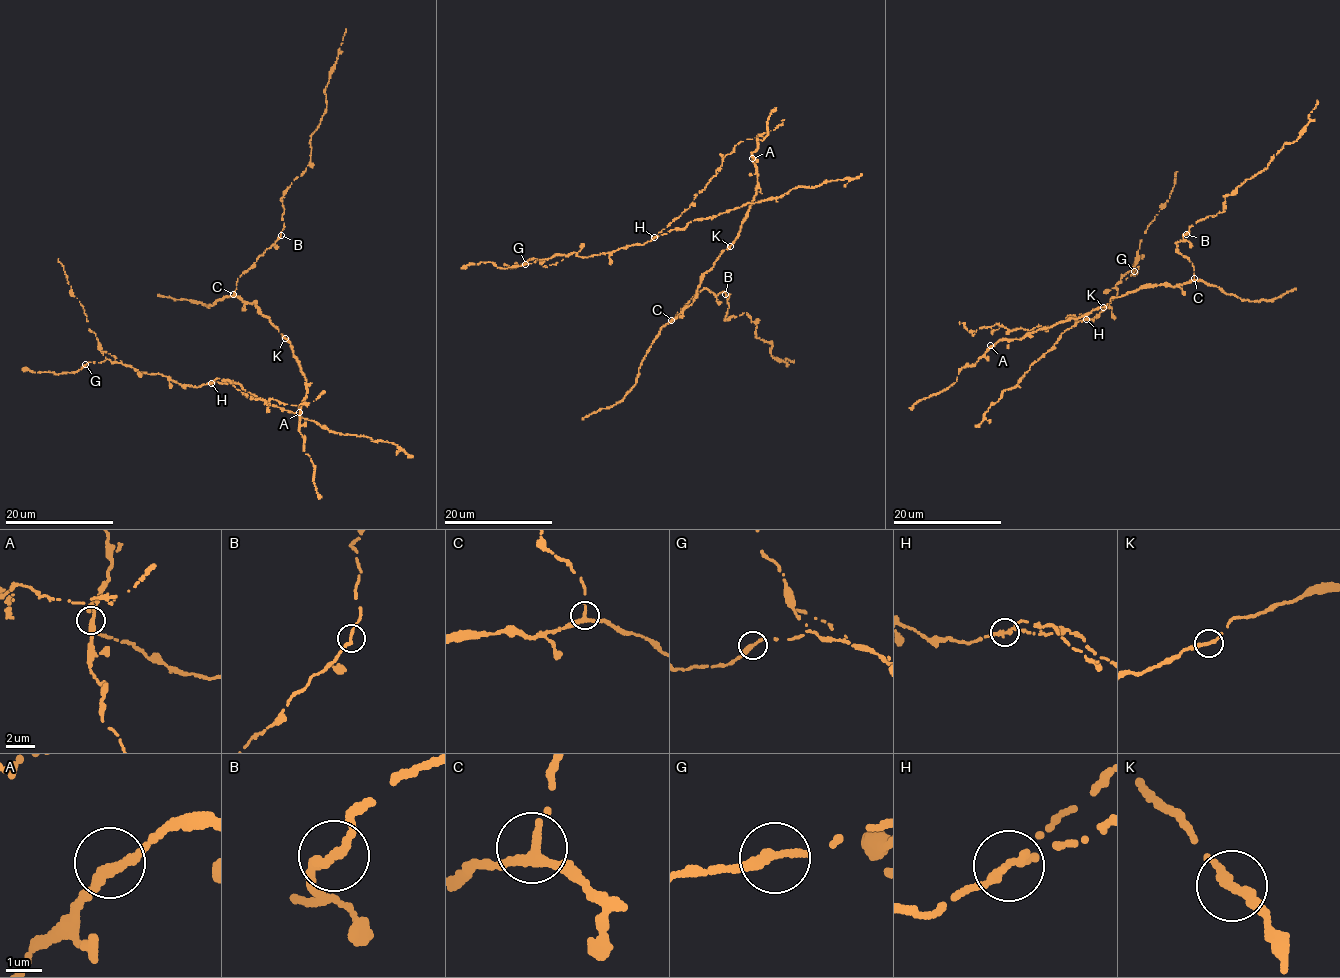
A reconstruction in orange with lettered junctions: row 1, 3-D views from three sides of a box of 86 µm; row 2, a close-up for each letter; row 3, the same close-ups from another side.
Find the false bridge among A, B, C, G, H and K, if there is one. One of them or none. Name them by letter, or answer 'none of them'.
H

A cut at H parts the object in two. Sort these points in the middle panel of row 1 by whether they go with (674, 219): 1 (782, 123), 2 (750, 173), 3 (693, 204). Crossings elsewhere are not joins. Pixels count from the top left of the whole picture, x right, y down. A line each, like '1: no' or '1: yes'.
1: yes
2: no
3: yes

